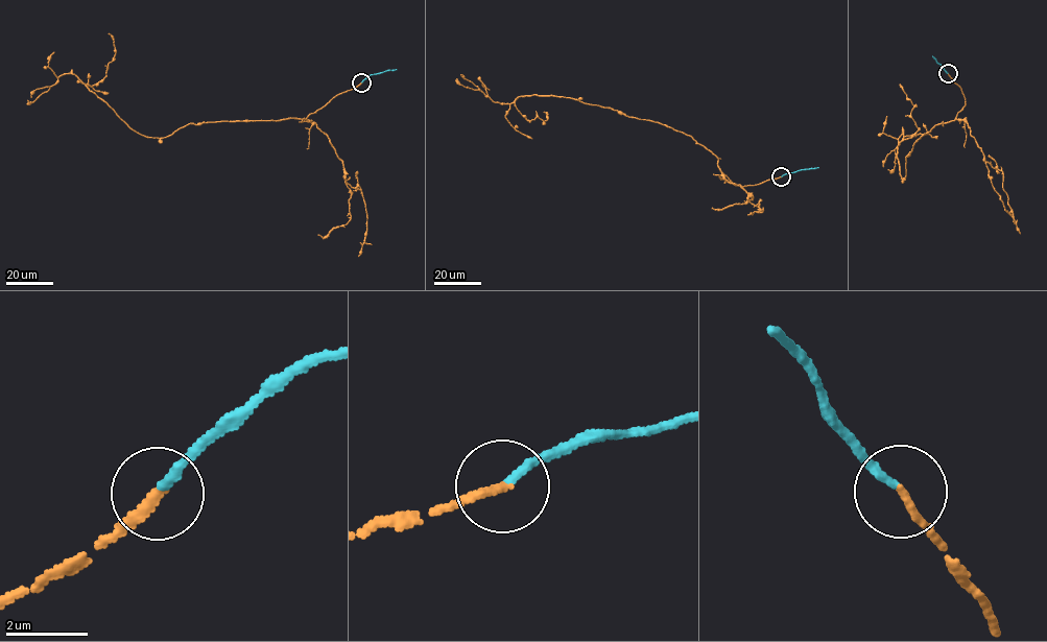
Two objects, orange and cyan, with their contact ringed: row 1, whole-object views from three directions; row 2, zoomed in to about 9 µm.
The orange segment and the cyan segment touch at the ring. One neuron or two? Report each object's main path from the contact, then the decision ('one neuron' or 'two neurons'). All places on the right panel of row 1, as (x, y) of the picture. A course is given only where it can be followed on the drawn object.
orange via (948, 73), (966, 103), (954, 120), (914, 143), (903, 180), (898, 145), (918, 129), (900, 85) | cyan via (948, 73), (932, 55) | one neuron

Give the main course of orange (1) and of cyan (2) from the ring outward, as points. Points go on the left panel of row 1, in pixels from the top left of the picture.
1: (361, 82), (305, 119), (189, 123), (149, 138), (87, 87), (103, 78), (113, 60), (109, 33)
2: (361, 82), (371, 74), (396, 69)

